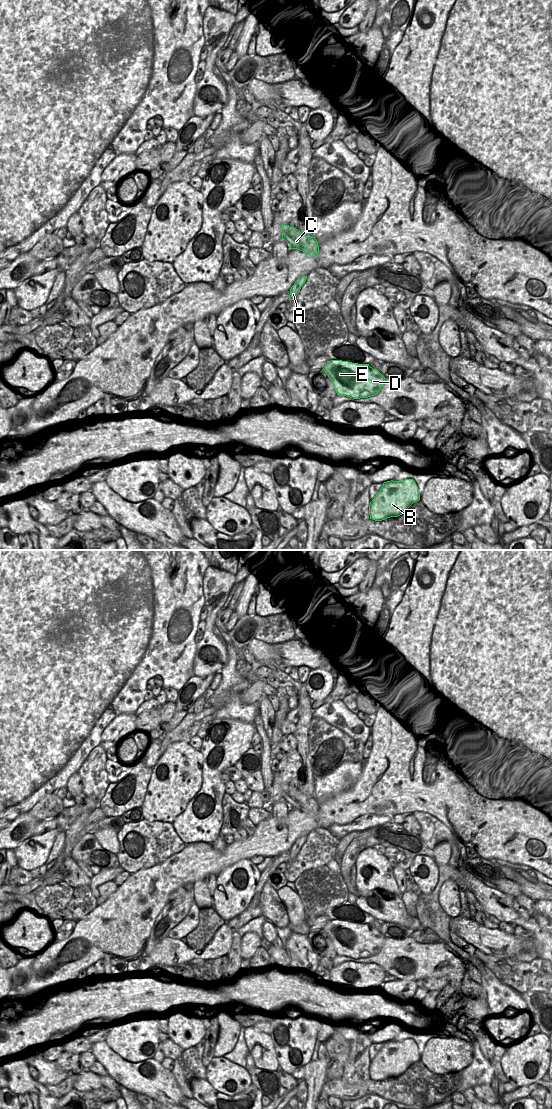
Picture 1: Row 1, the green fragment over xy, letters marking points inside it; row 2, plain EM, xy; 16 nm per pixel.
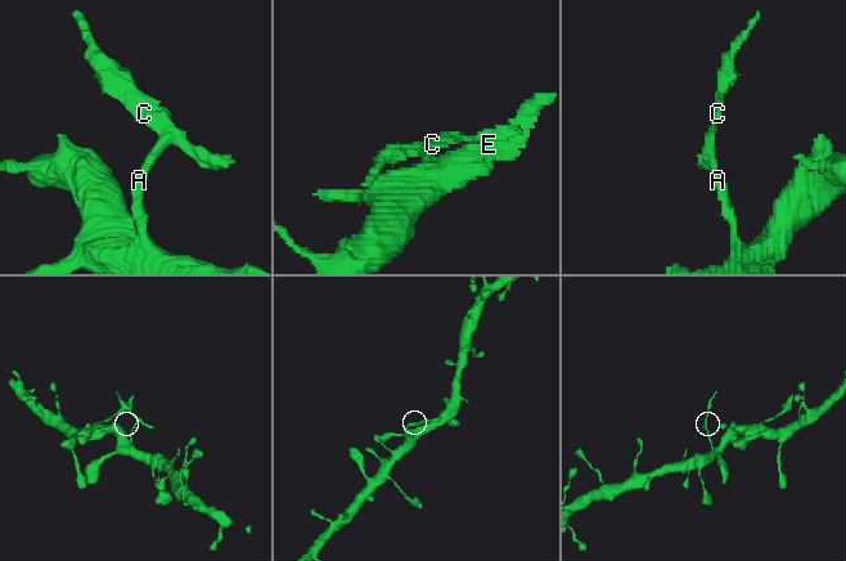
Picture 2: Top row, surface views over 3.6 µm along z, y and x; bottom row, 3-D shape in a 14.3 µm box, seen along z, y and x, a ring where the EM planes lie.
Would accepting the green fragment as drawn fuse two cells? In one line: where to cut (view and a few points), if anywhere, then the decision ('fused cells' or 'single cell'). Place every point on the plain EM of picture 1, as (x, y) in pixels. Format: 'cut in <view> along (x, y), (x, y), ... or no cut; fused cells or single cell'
cut in xy along (294, 843), (299, 849); fused cells

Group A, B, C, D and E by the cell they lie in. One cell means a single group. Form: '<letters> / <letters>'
A B D E / C

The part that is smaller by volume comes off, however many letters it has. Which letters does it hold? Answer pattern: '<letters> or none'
C

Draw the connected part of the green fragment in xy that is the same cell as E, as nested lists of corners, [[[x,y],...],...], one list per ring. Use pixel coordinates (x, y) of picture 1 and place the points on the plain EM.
[[[331,920],[322,930],[332,941],[337,955],[353,959],[378,954],[385,942],[385,937],[369,924]]]

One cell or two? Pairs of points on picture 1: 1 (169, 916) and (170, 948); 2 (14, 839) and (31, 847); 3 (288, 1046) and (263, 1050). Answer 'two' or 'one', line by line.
1: two
2: two
3: two

